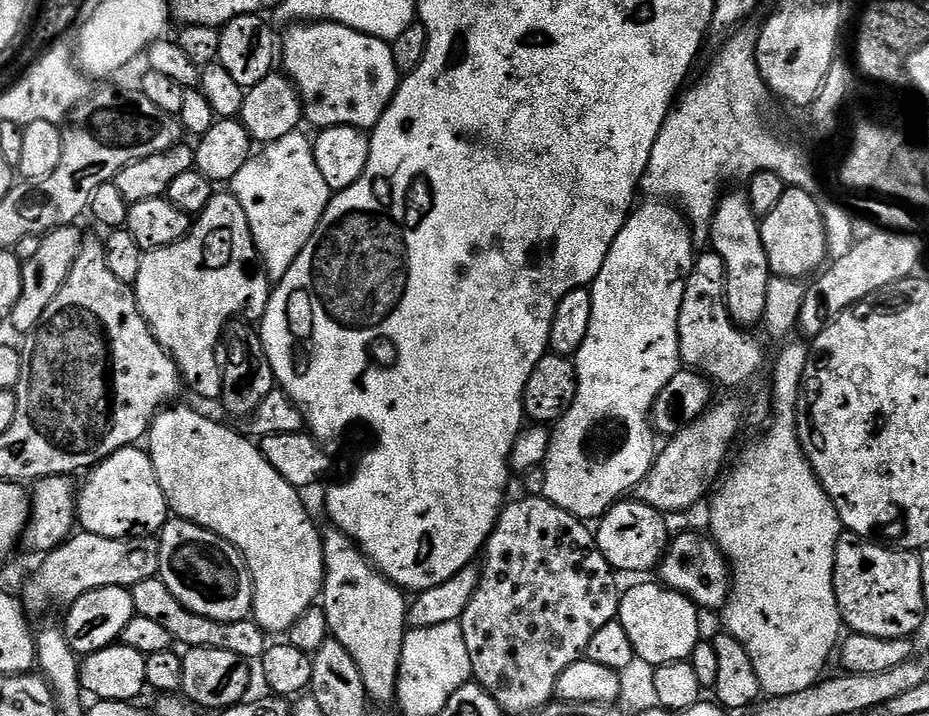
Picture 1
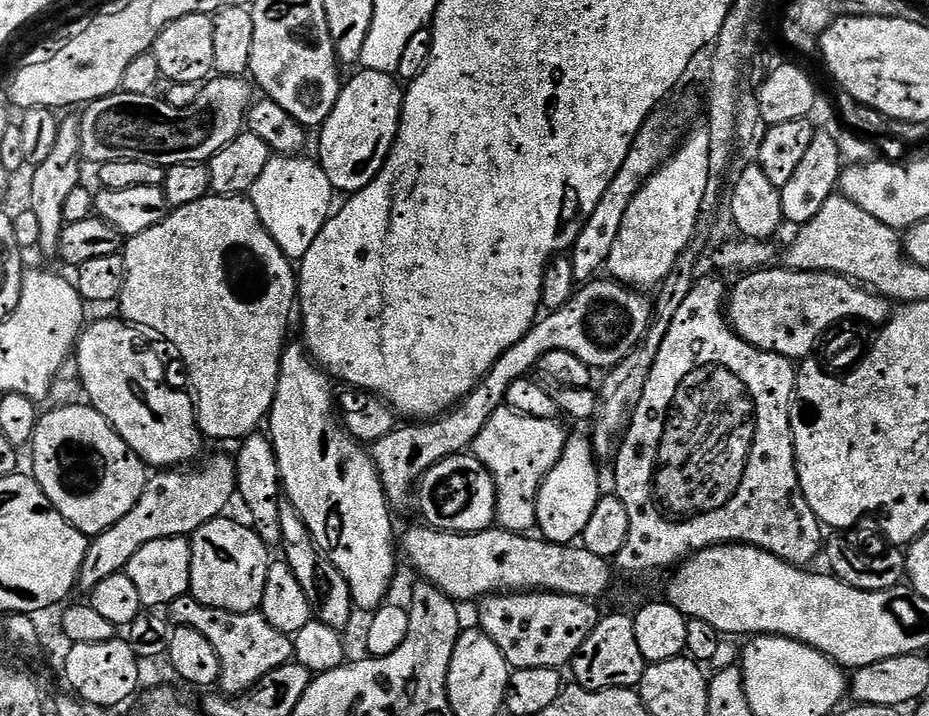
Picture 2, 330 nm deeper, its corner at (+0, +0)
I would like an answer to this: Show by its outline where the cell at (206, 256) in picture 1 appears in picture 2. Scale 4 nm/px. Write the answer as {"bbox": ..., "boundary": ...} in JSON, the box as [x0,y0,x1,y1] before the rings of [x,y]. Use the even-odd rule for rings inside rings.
{"bbox":[118,194,298,442],"boundary":[[[209,194],[203,196],[198,202],[190,202],[190,206],[173,208],[165,215],[164,219],[158,221],[150,230],[142,230],[142,234],[127,237],[122,249],[124,257],[124,289],[118,301],[120,307],[119,315],[129,325],[137,329],[149,328],[157,332],[164,340],[169,340],[176,347],[184,368],[188,371],[188,380],[192,383],[191,395],[194,397],[196,406],[196,424],[200,428],[201,437],[212,440],[233,440],[239,442],[246,436],[251,436],[257,431],[256,428],[265,423],[269,412],[272,411],[274,394],[278,390],[278,378],[280,377],[280,355],[284,353],[288,336],[288,319],[293,319],[294,305],[298,300],[298,272],[293,261],[282,254],[278,242],[270,238],[266,226],[262,226],[262,218],[258,218],[258,210],[254,210],[251,199],[239,196],[218,196]]]}

